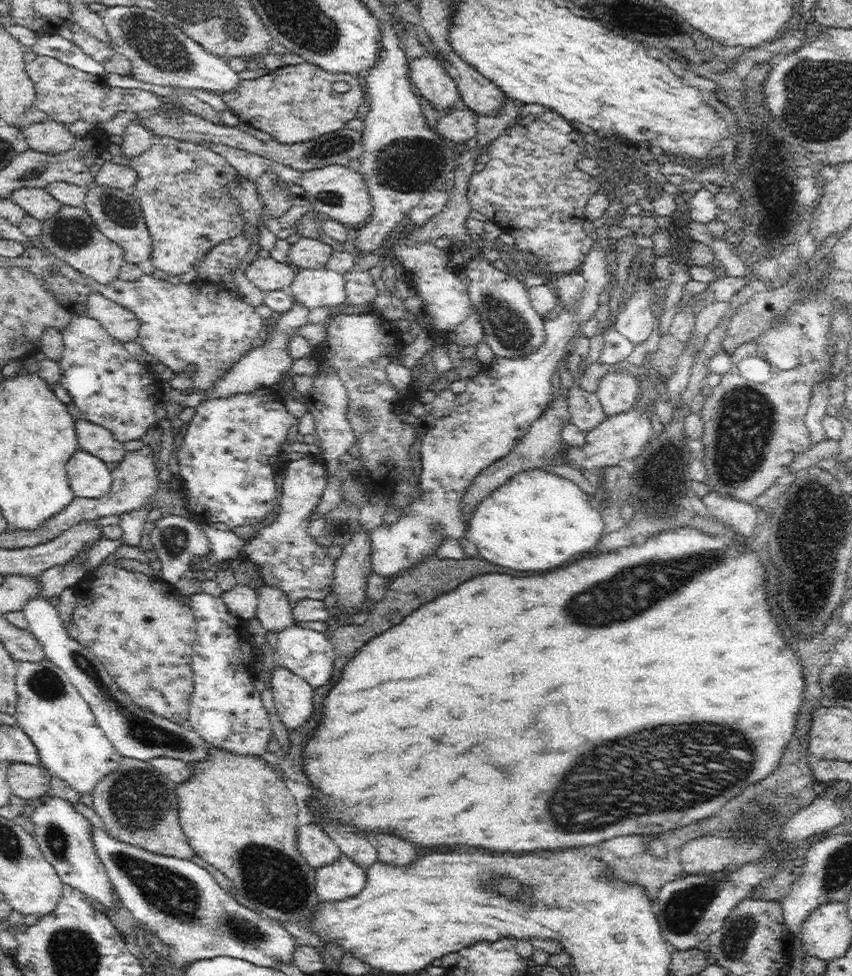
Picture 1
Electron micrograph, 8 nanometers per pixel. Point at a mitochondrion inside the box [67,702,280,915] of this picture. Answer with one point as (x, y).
(139, 801)

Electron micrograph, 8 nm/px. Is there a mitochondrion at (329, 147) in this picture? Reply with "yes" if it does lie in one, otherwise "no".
yes

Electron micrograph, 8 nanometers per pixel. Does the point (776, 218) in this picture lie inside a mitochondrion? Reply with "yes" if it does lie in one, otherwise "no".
no

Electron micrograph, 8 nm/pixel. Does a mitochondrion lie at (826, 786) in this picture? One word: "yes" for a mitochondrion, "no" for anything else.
no

